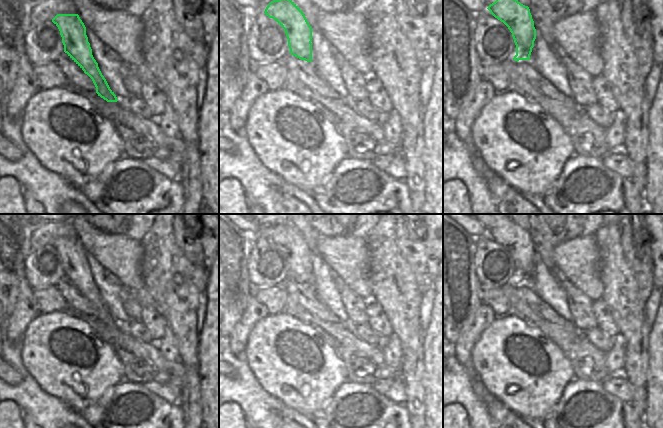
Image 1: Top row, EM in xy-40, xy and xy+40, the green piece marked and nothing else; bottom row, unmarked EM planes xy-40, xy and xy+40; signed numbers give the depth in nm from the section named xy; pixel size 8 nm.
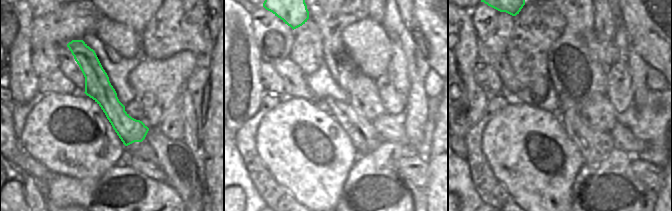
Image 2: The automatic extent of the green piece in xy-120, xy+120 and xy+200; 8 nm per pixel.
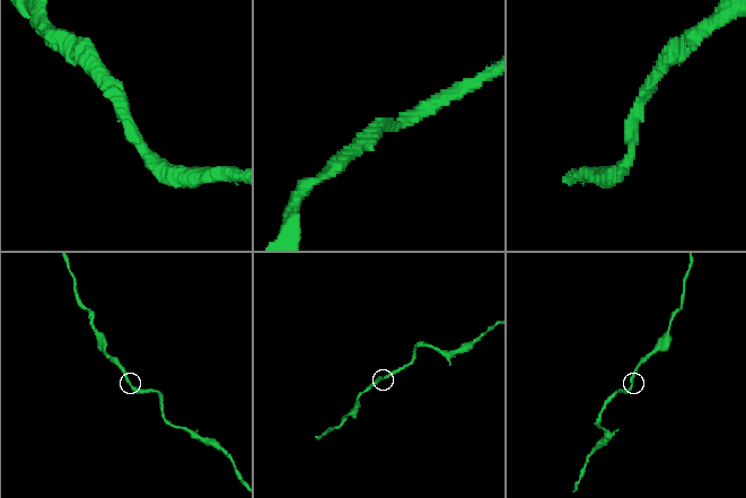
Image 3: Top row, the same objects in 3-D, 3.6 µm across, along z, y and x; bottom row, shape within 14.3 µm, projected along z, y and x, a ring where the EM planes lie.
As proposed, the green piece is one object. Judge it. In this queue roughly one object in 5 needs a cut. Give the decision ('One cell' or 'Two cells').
One cell

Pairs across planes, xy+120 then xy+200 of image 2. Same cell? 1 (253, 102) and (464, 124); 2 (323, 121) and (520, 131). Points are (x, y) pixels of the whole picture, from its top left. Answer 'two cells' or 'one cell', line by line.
1: one cell
2: one cell

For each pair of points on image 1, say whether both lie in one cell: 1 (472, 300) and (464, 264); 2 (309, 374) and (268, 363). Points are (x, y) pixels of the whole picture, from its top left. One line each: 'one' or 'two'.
1: one
2: one

